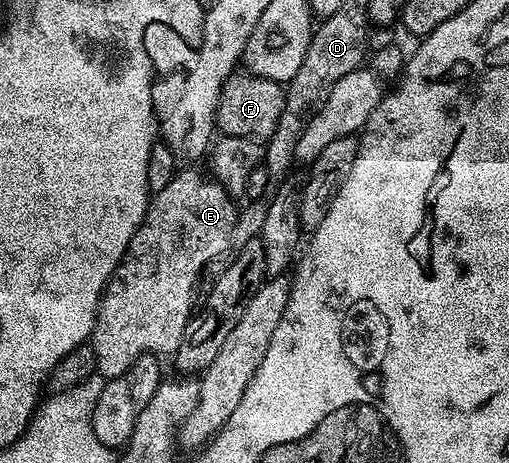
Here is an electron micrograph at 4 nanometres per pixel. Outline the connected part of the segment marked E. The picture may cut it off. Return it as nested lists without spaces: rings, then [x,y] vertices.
[[[195,169],[183,170],[173,177],[173,181],[169,181],[169,185],[165,185],[165,189],[150,196],[145,217],[137,233],[133,233],[133,241],[129,241],[129,249],[111,274],[107,290],[99,302],[89,346],[95,354],[96,372],[104,380],[121,377],[121,373],[130,369],[143,355],[174,356],[175,350],[181,345],[185,325],[193,314],[191,302],[195,299],[195,282],[199,274],[218,255],[232,250],[234,227],[239,220],[236,200],[210,174],[191,171]]]

